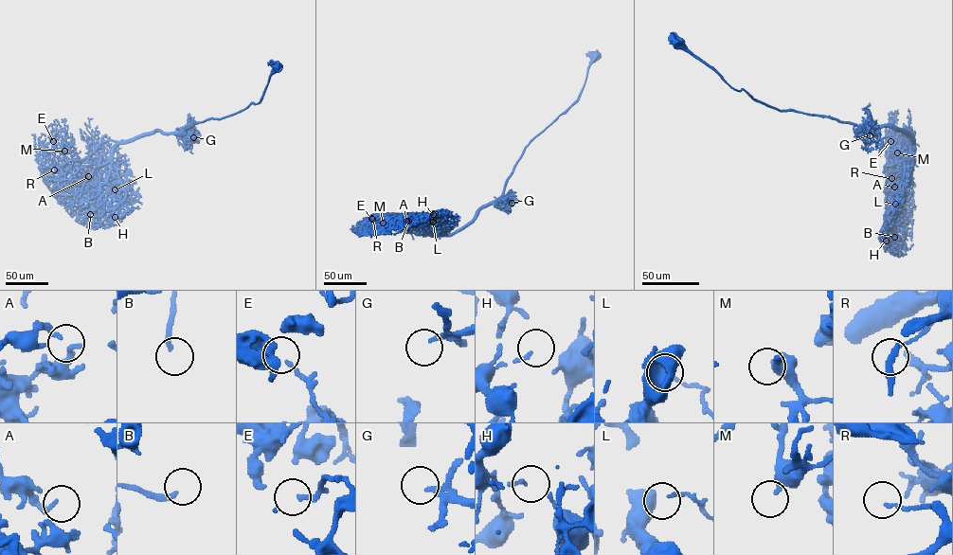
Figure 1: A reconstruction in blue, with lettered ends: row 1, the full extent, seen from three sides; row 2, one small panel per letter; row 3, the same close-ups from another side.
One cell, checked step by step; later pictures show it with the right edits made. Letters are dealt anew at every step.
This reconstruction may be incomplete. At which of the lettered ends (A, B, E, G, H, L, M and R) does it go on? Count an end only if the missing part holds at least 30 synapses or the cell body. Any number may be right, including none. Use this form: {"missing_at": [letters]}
{"missing_at": ["B"]}

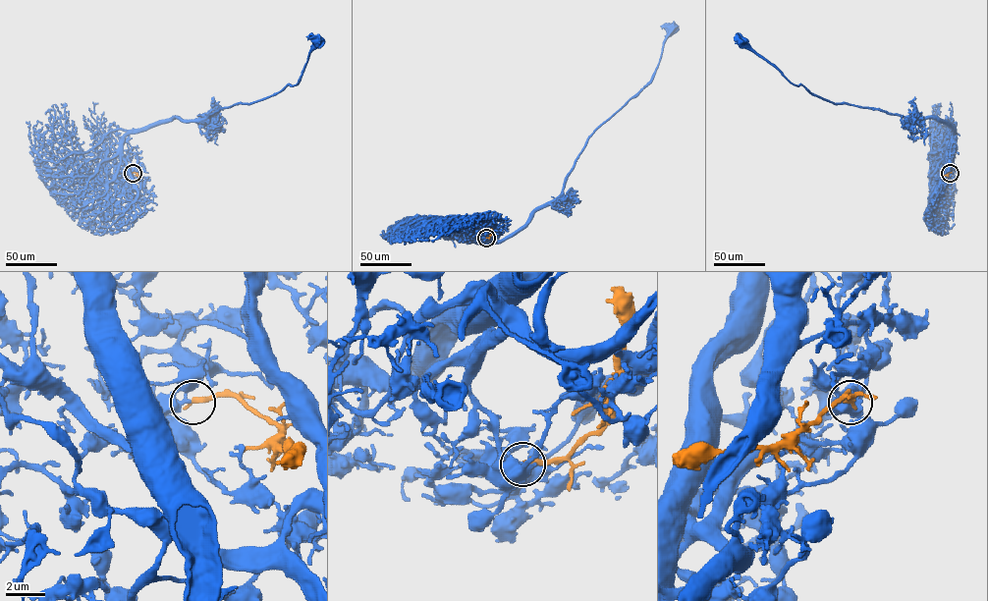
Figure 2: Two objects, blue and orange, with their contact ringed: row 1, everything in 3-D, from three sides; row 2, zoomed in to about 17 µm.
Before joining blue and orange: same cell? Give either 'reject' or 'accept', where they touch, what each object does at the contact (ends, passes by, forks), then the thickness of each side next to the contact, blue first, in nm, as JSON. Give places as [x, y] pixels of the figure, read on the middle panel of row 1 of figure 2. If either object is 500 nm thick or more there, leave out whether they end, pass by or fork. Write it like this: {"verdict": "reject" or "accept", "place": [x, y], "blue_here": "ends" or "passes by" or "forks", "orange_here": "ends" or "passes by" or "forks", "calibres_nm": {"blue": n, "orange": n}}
{"verdict": "accept", "place": [486, 238], "blue_here": "ends", "orange_here": "ends", "calibres_nm": {"blue": 320, "orange": 320}}

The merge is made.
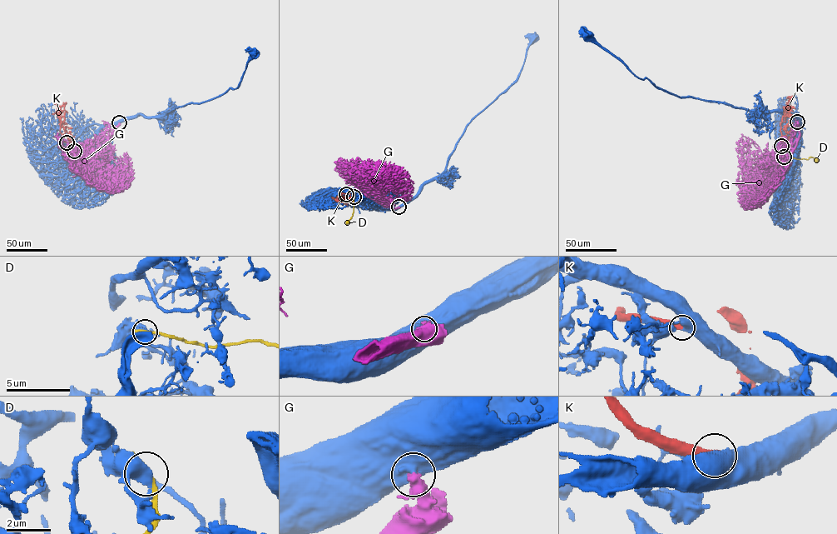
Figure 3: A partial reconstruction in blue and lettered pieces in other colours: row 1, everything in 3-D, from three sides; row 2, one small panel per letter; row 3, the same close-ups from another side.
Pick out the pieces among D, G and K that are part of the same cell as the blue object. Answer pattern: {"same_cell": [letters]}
{"same_cell": ["K"]}

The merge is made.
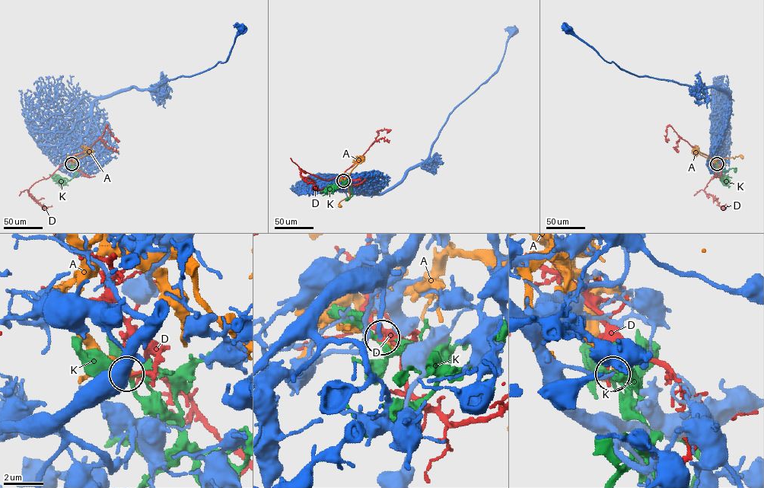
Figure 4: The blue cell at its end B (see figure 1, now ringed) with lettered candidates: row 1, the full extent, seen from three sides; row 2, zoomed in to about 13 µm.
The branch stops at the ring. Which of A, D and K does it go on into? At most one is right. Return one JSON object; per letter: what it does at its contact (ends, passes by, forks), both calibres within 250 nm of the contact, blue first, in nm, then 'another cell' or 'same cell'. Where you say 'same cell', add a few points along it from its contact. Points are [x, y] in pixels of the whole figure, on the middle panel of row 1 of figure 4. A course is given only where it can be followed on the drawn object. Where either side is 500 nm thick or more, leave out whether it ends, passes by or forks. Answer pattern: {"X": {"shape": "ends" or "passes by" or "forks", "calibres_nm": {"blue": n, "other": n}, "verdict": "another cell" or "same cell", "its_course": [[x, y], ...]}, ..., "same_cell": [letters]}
{"A": {"shape": "ends", "calibres_nm": {"blue": 240, "other": 340}, "verdict": "another cell"}, "D": {"shape": "ends", "calibres_nm": {"blue": 240, "other": 140}, "verdict": "another cell"}, "K": {"shape": "passes by", "calibres_nm": {"blue": 240, "other": 240}, "verdict": "another cell"}, "same_cell": []}

